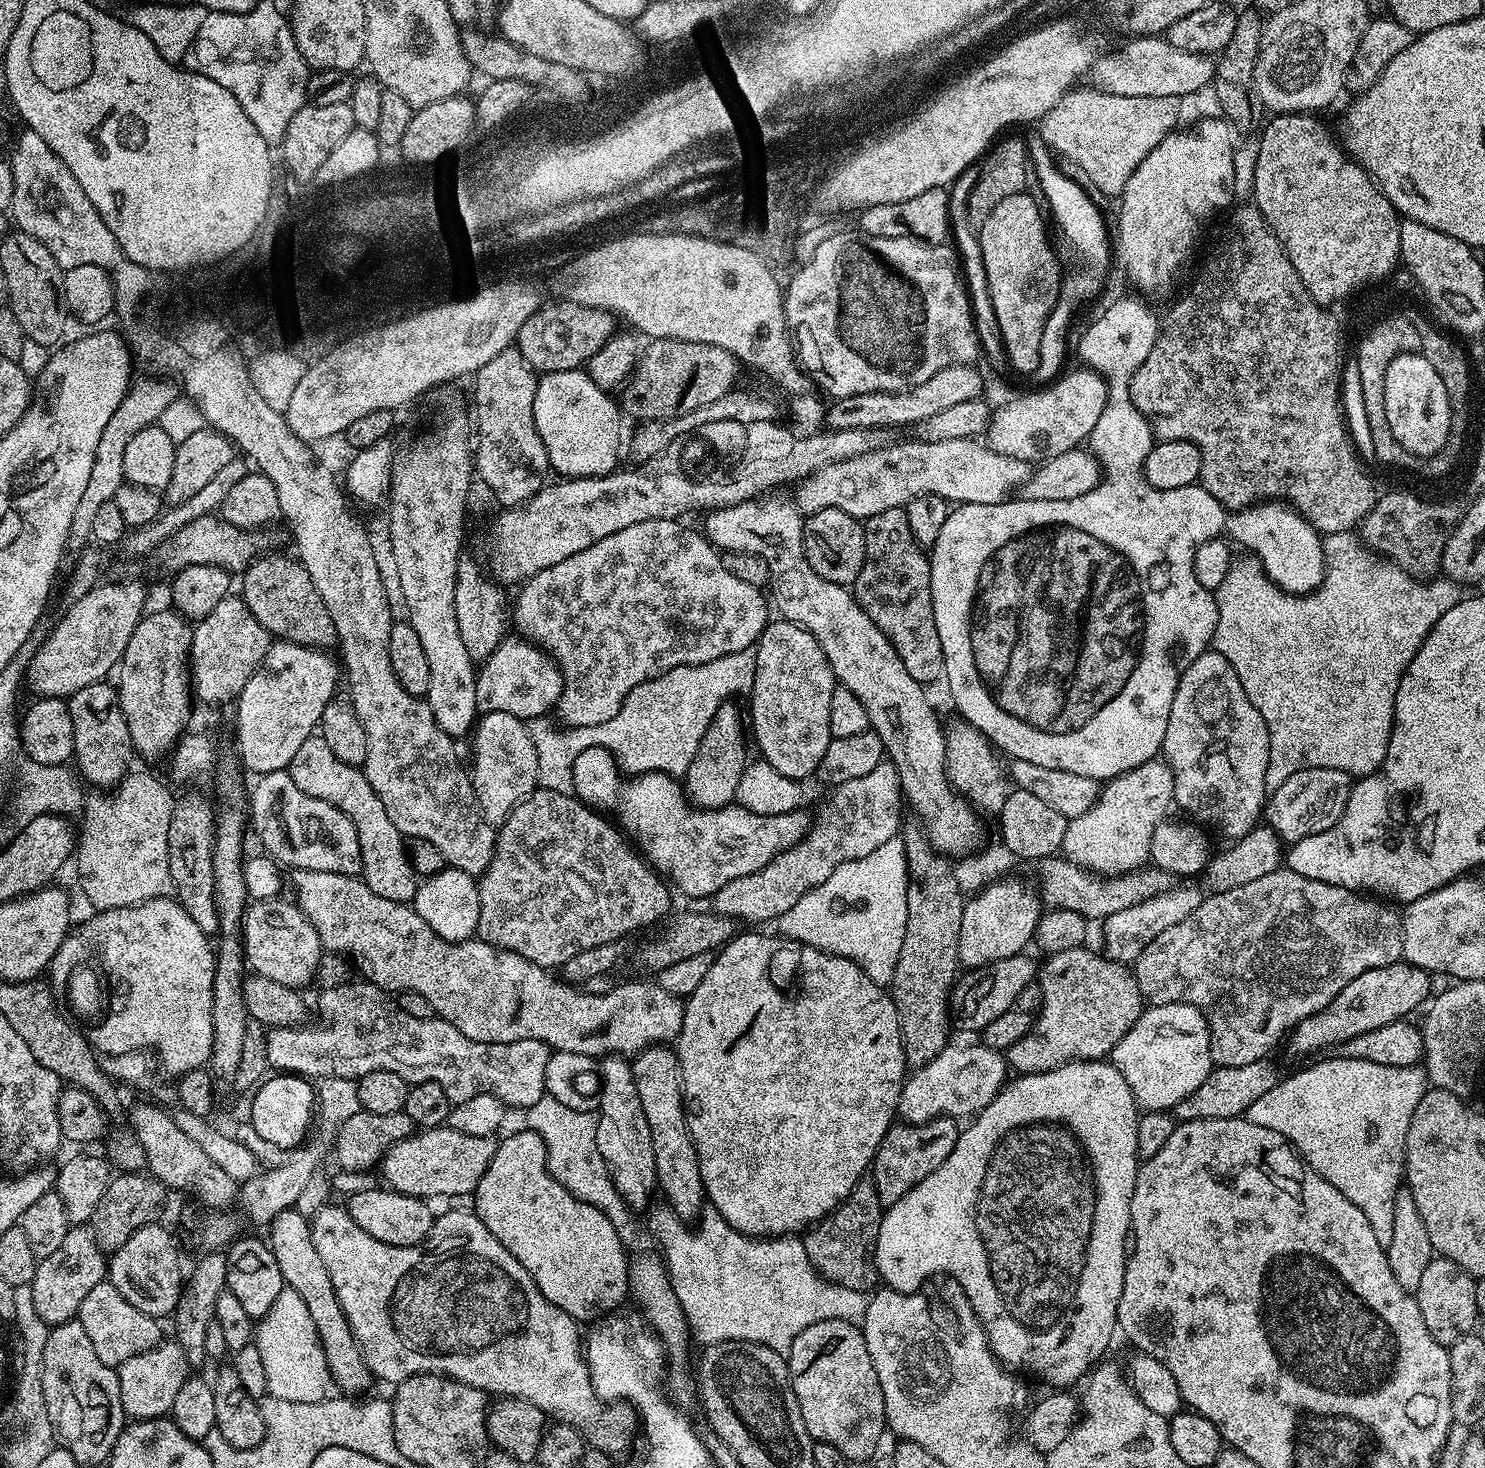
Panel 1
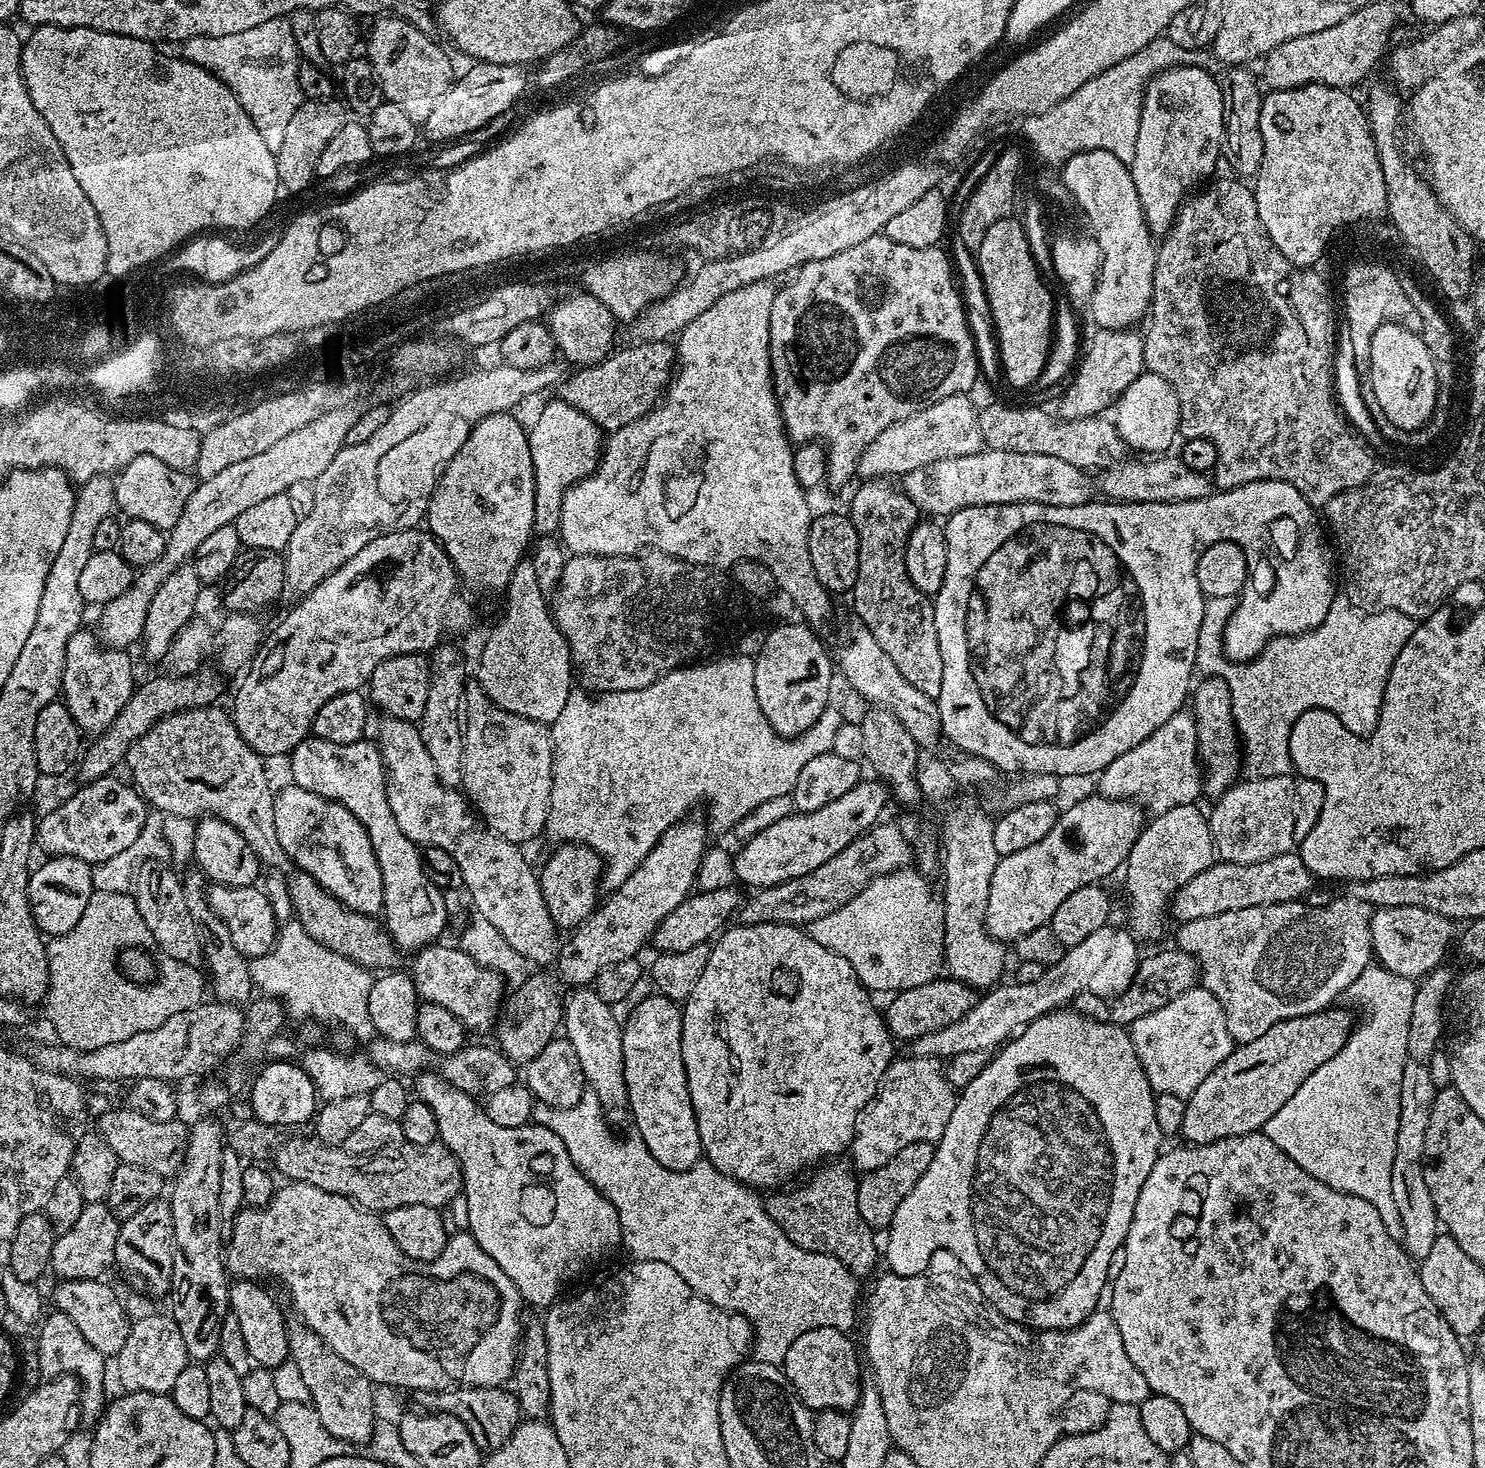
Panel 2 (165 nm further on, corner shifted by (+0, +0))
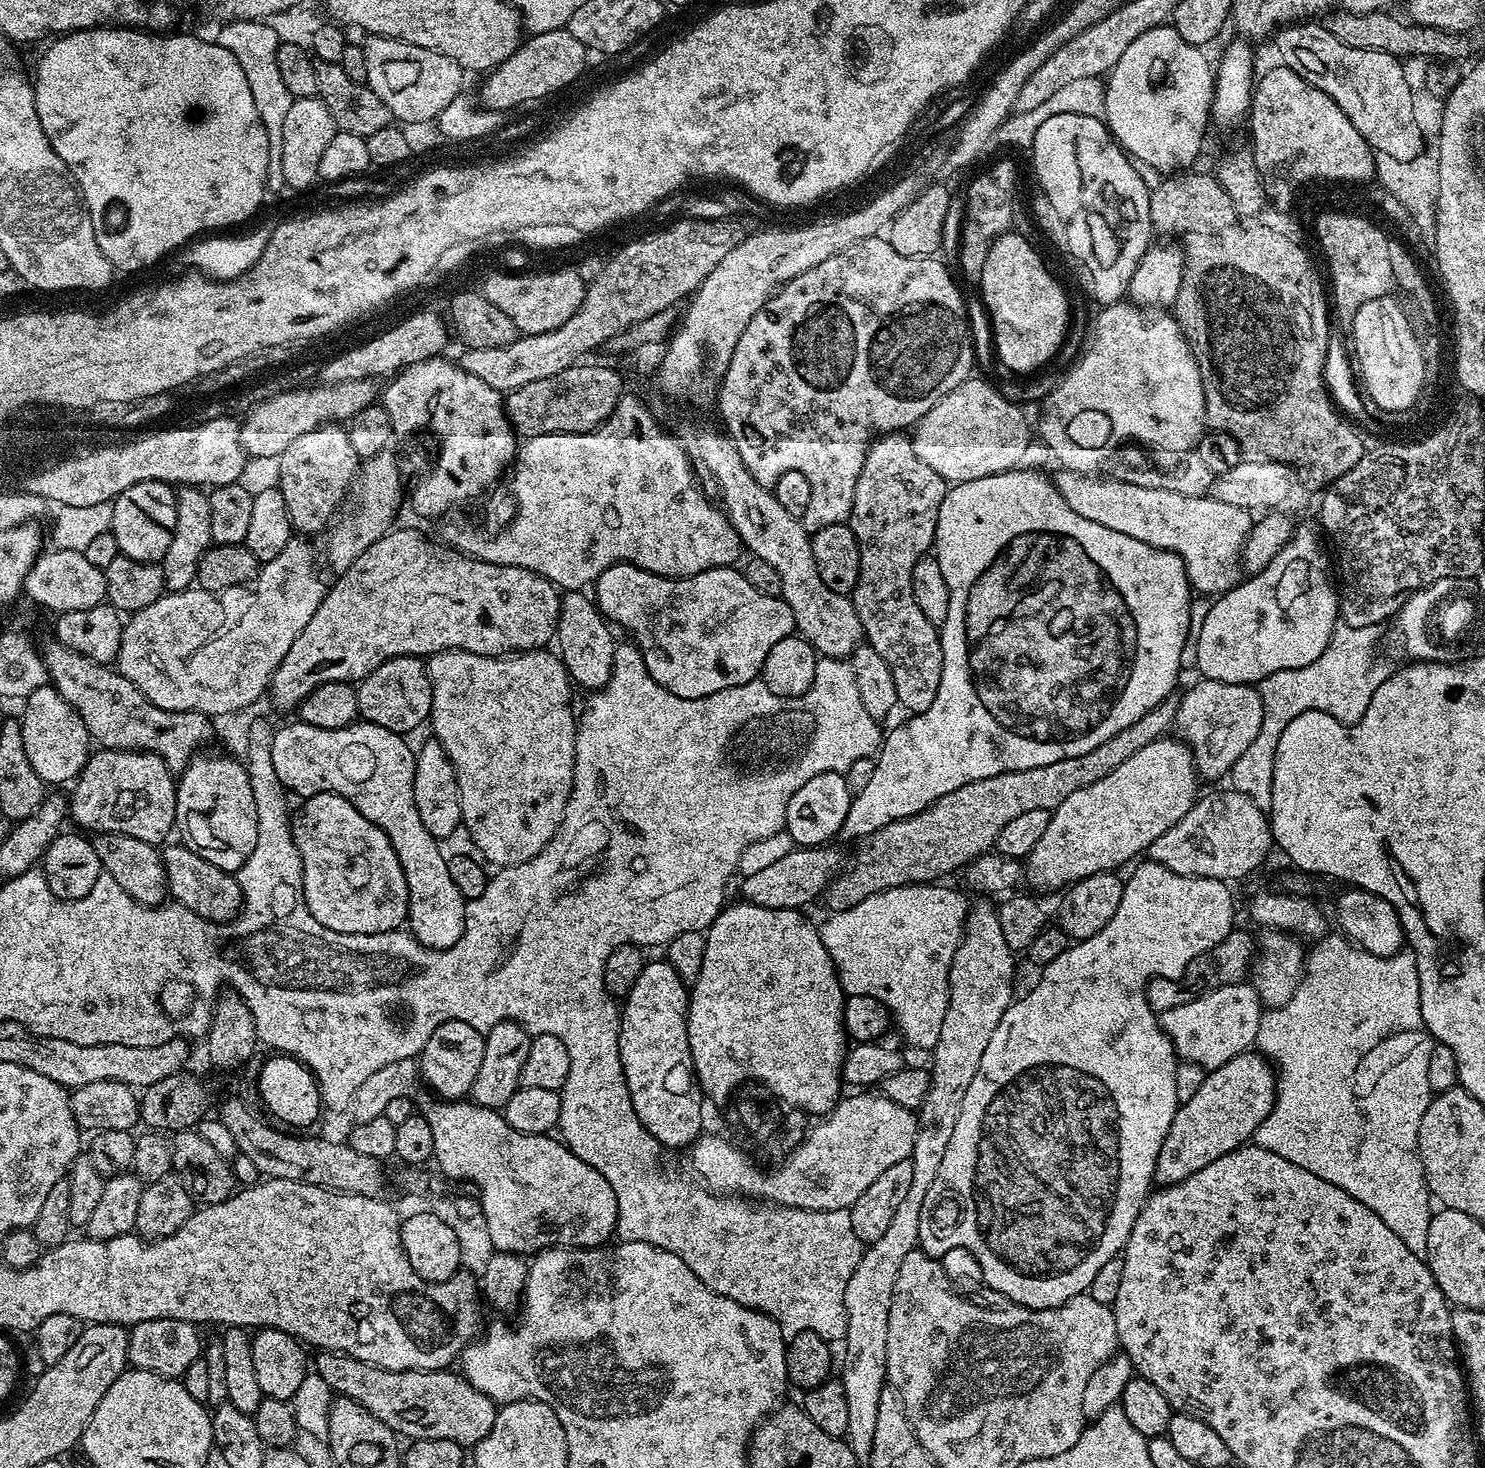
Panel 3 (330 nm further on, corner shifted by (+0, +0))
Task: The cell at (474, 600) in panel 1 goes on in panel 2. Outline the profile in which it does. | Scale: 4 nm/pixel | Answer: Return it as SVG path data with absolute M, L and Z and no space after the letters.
M511 411L495 412L476 423L462 450L448 460L428 503L427 531L444 545L461 581L484 592L499 593L508 587L514 566L518 566L529 551L536 526L536 475L530 458L528 434L525 425L520 425L512 415Z

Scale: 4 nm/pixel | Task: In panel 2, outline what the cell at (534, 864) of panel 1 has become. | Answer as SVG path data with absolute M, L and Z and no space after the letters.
M564 842L557 848L560 849L544 865L539 865L540 889L550 910L550 918L556 923L557 929L574 930L596 908L601 895L604 862L586 844Z

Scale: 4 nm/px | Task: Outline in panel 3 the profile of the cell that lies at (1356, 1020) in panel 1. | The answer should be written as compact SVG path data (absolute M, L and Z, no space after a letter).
M1252 1050L1211 1069L1198 1091L1177 1107L1174 1121L1158 1152L1153 1181L1159 1187L1185 1181L1190 1174L1202 1170L1223 1154L1243 1147L1273 1109L1276 1077L1273 1065L1261 1053Z

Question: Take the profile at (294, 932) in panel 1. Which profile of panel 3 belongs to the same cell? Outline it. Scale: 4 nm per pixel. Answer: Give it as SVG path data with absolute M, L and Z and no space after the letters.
M182 842L175 843L169 843L162 852L164 874L168 879L171 899L204 920L212 920L216 924L226 924L235 920L240 915L244 902L244 895L235 875L223 872L221 868L214 866L214 862L206 862L206 858L194 854Z

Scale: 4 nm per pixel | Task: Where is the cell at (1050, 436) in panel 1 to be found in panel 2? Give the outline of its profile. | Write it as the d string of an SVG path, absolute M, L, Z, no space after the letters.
M1097 327L1095 331L1089 340L1087 337L1086 347L1071 377L1072 385L1065 390L1064 397L1060 400L1059 415L1065 420L1107 413L1120 399L1126 386L1130 386L1145 375L1144 337L1139 331L1102 327Z

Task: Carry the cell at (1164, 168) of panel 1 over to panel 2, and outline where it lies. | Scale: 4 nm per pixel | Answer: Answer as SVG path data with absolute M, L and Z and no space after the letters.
M1183 64L1167 68L1147 81L1138 123L1137 153L1130 167L1134 190L1138 190L1153 237L1163 237L1189 193L1215 173L1223 147L1223 90L1213 73Z

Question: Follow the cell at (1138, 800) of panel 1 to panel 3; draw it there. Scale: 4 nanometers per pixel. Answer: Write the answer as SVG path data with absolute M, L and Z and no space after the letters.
M1203 678L1197 681L1188 693L1180 696L1174 732L1191 750L1201 781L1220 780L1223 776L1225 779L1250 742L1258 738L1264 720L1263 700L1251 684L1232 685Z

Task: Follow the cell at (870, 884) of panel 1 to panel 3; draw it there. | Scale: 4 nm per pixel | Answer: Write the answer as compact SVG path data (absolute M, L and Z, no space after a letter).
M929 882L927 884L903 884L901 888L891 888L885 892L874 894L858 906L850 906L850 910L833 912L827 918L828 921L819 925L818 931L830 958L836 967L836 973L840 979L840 985L843 986L848 996L869 996L878 998L888 1008L891 1019L900 1027L900 1032L904 1035L904 1040L908 1044L913 1044L916 1048L925 1048L931 1050L936 1047L938 1038L942 1034L942 1022L946 1019L946 1010L948 1009L948 979L950 978L950 962L958 950L960 941L964 939L964 922L968 919L968 909L970 900L967 900L956 888L943 888L943 883Z

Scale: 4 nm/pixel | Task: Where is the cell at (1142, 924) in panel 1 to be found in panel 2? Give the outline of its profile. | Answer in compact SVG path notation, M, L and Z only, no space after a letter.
M1124 926L1112 927L1094 930L1094 934L1089 934L1083 942L1067 949L1061 960L1045 967L1038 982L1001 982L987 989L977 999L970 1014L958 1018L958 1022L950 1022L950 1026L942 1026L942 1030L922 1034L922 1038L911 1041L911 1055L929 1056L947 1062L958 1054L966 1054L966 1050L991 1053L1007 1044L1017 1032L1039 1016L1063 1009L1067 1000L1068 1003L1075 1001L1078 994L1098 994L1103 1000L1111 1002L1115 996L1122 994L1122 990L1126 990L1126 986L1130 986L1142 959L1142 952L1136 949L1137 941L1131 931Z

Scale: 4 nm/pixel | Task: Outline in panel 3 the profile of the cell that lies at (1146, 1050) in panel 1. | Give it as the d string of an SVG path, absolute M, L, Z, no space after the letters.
M1241 982L1222 986L1218 990L1203 992L1201 996L1183 1006L1174 1006L1174 1010L1166 1010L1159 1013L1160 1028L1170 1038L1172 1049L1176 1052L1181 1061L1200 1064L1205 1070L1211 1070L1230 1062L1236 1055L1249 1051L1255 1045L1262 1005L1258 994L1252 989L1251 983Z

